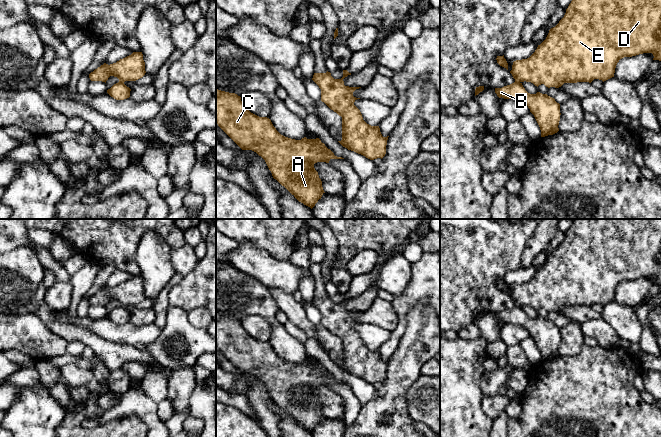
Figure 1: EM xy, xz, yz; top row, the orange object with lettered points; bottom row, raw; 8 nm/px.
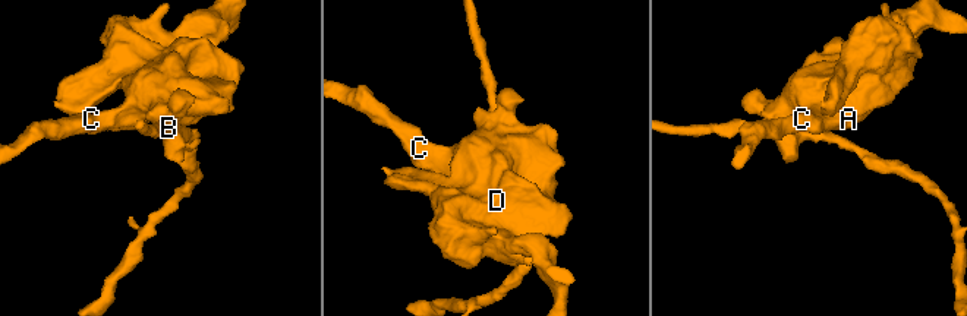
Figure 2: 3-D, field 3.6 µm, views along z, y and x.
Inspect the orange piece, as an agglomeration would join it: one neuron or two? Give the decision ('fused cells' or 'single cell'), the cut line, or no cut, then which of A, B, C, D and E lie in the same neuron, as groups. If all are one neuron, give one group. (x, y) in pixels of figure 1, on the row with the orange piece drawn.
fused cells; cut xy (119, 81), (123, 83); groups A C D E / B

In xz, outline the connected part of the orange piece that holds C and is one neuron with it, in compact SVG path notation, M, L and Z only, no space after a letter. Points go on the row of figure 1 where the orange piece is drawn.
M216 89L216 122L242 150L252 150L261 156L265 160L273 178L284 186L299 202L311 209L325 193L322 187L322 181L314 168L314 164L317 162L329 163L331 159L344 159L335 156L319 138L307 139L304 137L301 140L295 140L281 135L269 118L259 117L251 113L242 103L241 97L235 93Z

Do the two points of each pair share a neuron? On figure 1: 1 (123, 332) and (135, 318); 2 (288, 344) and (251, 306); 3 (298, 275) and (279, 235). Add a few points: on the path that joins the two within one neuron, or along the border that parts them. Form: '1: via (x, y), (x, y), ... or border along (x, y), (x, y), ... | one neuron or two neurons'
1: border along (129, 321), (136, 325), (153, 323) | two neurons
2: via (279, 333), (273, 321), (262, 310) | one neuron
3: border along (266, 251), (277, 259), (288, 260) | two neurons

